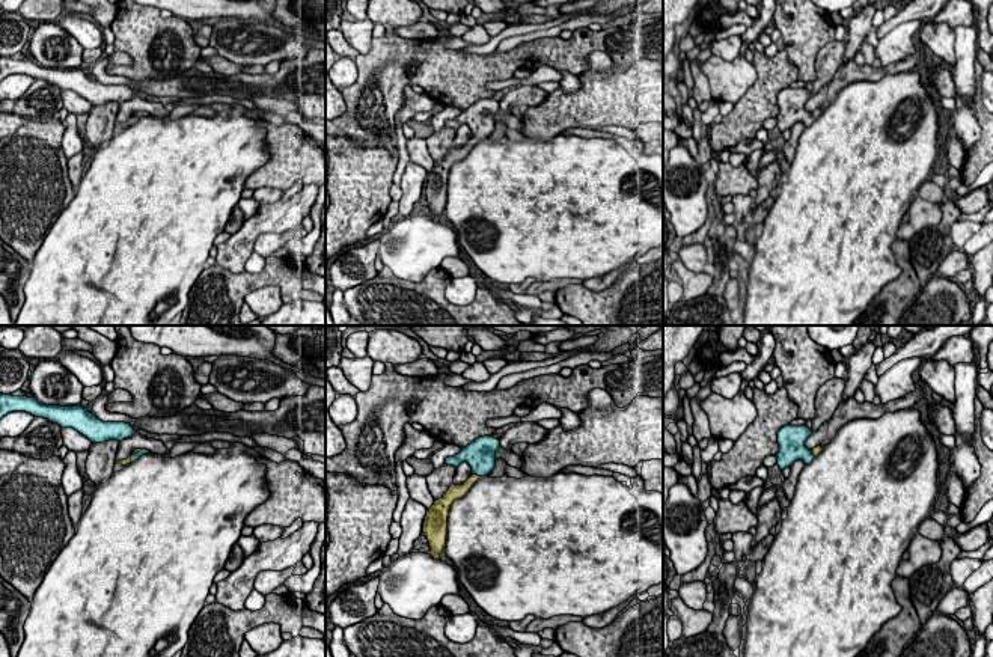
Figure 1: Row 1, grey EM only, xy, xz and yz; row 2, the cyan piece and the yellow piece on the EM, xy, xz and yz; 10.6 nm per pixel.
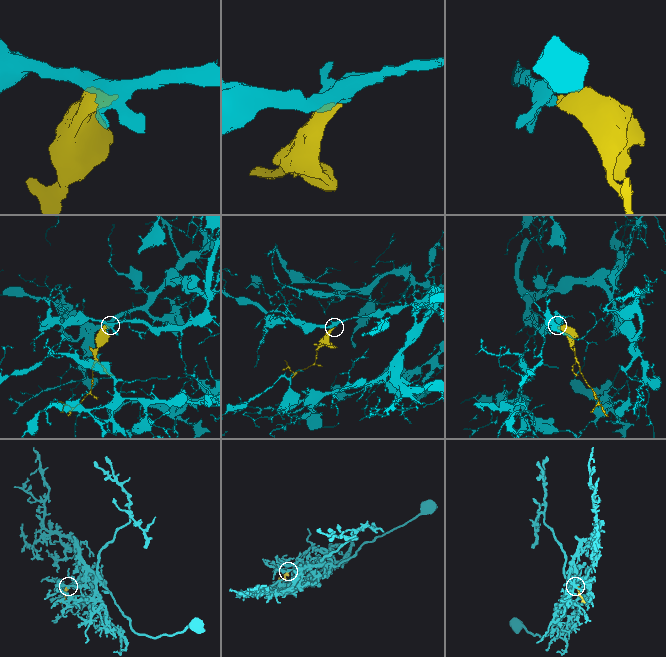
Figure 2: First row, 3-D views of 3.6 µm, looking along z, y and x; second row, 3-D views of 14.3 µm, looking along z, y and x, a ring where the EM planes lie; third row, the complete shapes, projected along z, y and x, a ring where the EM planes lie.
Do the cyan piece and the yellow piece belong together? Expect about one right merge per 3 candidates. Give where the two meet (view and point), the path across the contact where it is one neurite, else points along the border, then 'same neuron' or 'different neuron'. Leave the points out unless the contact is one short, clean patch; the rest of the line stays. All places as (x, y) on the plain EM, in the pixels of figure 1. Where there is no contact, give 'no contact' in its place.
meets cyan in xz at (476, 136); runs through xz (481, 116), (481, 128), (476, 136), (460, 152); same neuron

